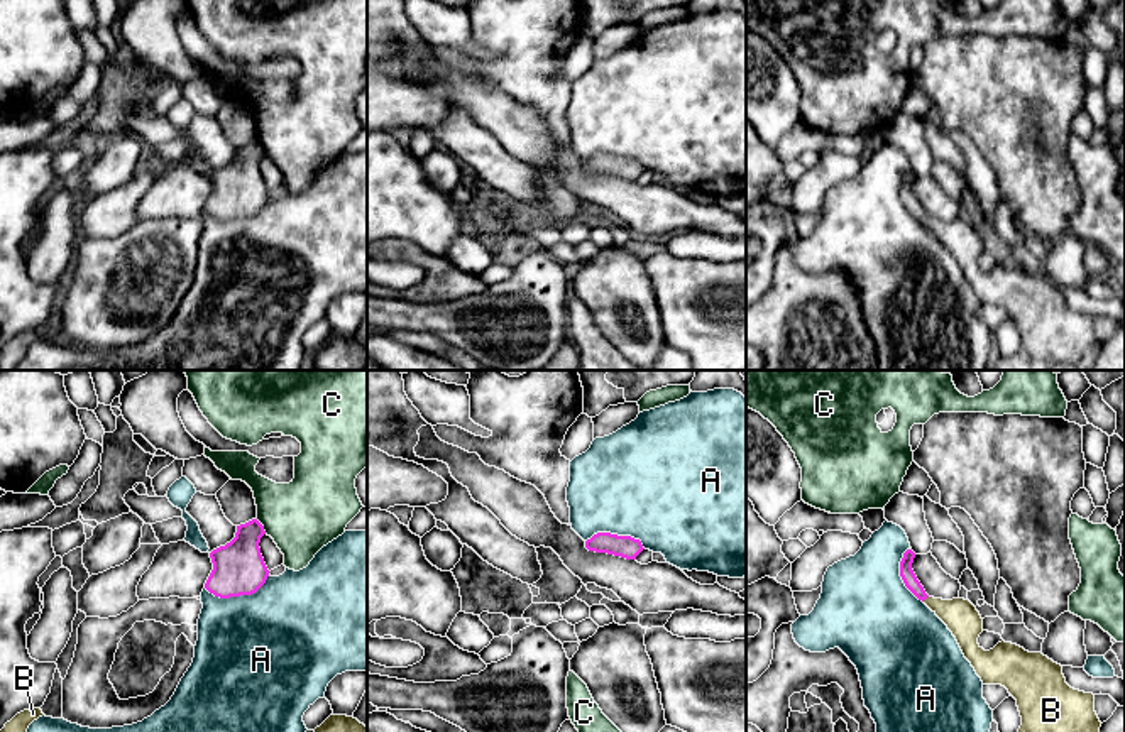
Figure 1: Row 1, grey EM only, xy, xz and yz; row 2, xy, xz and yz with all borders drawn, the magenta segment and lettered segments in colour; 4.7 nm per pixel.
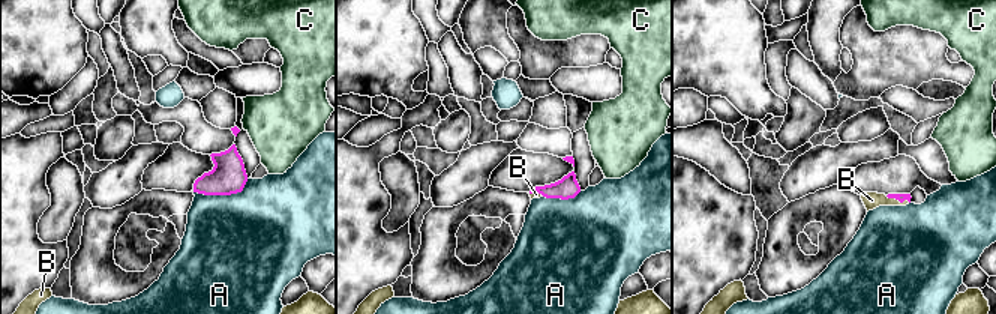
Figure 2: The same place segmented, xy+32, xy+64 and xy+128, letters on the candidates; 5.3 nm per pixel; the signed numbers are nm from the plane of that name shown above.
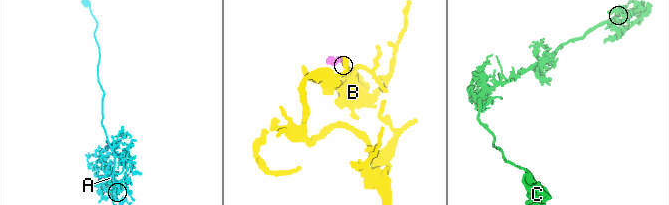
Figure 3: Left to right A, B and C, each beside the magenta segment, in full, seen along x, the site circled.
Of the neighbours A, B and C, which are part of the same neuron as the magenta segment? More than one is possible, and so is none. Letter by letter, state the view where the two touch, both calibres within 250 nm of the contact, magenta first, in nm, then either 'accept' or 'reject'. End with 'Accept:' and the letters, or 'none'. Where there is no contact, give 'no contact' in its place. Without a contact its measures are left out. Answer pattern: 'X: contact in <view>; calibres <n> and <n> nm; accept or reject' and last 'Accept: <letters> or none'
A: contact in xy; calibres 240 and 500 nm; reject
B: contact in yz; calibres 70 and 160 nm; accept
C: contact in xy; calibres 240 and 340 nm; reject
Accept: B

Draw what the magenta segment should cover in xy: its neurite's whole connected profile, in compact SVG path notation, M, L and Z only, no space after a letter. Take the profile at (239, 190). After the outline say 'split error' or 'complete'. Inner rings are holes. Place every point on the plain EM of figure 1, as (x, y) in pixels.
M257 140L237 147L235 159L210 174L213 191L205 210L220 220L255 215L269 198L259 169L264 156Z; complete

